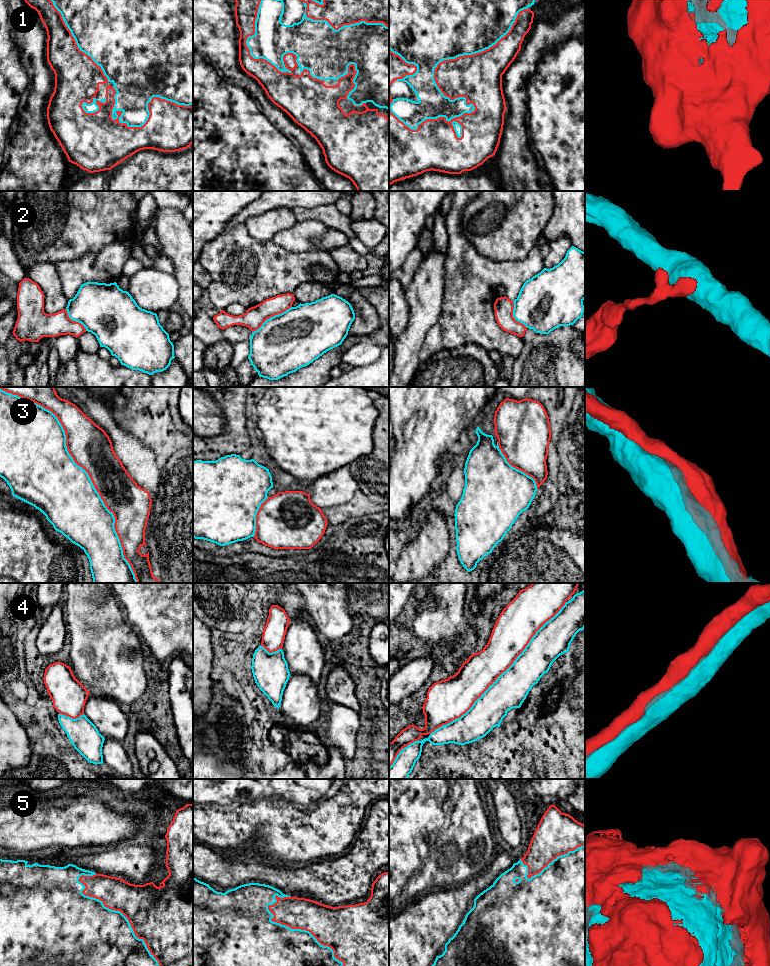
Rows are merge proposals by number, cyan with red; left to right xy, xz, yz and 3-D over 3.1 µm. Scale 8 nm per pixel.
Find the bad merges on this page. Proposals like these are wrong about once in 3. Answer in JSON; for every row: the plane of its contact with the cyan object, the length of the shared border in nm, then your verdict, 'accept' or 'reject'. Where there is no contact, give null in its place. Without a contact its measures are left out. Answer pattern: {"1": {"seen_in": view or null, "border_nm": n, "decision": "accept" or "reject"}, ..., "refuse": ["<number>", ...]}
{"1": {"seen_in": "yz", "border_nm": 1400, "decision": "accept"}, "2": {"seen_in": "xz", "border_nm": 380, "decision": "accept"}, "3": {"seen_in": "xy", "border_nm": 1900, "decision": "accept"}, "4": {"seen_in": "yz", "border_nm": 1500, "decision": "reject"}, "5": {"seen_in": "xy", "border_nm": 950, "decision": "accept"}, "refuse": ["4"]}

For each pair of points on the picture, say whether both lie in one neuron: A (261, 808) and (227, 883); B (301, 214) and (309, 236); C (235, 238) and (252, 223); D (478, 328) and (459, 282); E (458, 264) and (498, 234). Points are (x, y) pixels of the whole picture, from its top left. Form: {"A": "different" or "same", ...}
{"A": "different", "B": "different", "C": "different", "D": "same", "E": "different"}

